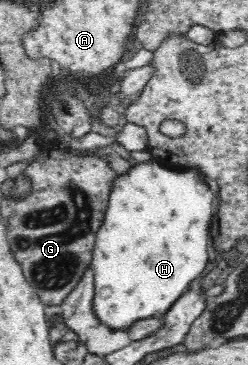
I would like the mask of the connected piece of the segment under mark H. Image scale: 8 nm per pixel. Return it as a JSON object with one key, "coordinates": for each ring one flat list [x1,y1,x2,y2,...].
{"coordinates":[[152,156,147,161,134,163,129,169,122,174,116,174,115,180,112,182,111,192,109,193,104,217,100,227,95,231,96,237,92,250,92,259,88,263,93,269,95,280,95,295,94,295,94,310,102,323,110,328,117,330,125,329,138,318,147,318,154,315,156,312,164,313,172,302,184,293,184,289,190,285,190,281,198,277,208,263,208,233,214,227,215,215,210,212,213,194,210,190,210,185,206,182,204,172,190,164,187,166,178,166,176,168,168,168,162,162,156,160]]}

